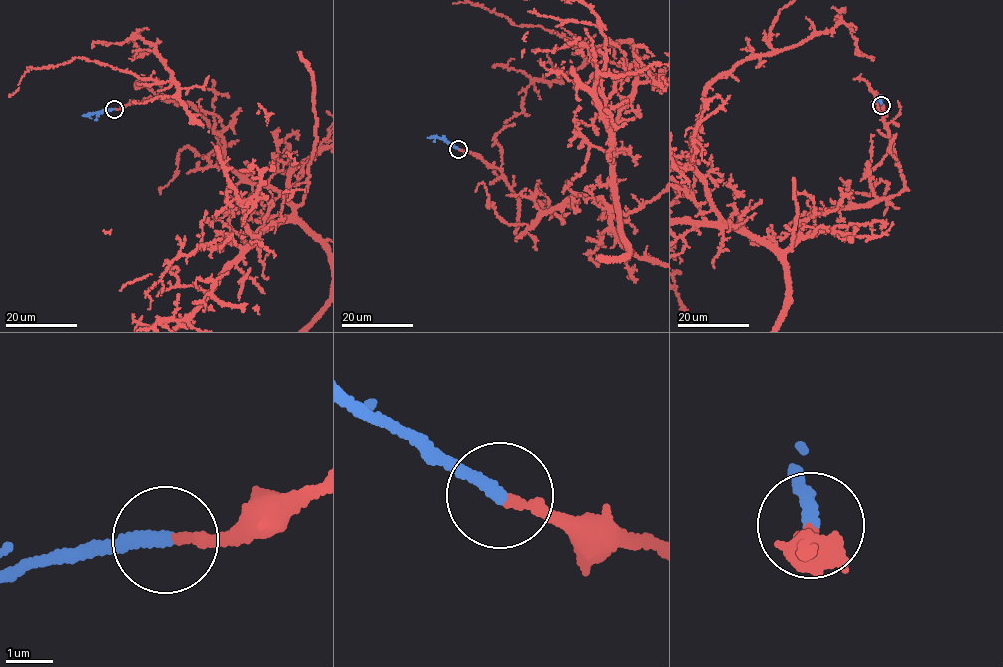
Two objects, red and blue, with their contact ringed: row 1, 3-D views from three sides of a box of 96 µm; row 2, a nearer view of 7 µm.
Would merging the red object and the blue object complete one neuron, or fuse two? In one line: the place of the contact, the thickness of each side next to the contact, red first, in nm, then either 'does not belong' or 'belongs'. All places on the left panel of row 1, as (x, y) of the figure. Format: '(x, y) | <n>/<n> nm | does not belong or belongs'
(114, 109) | 240/300 nm | belongs

